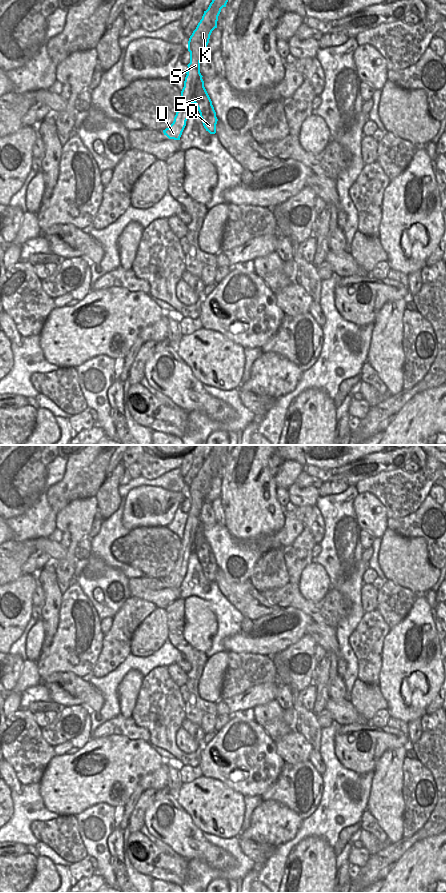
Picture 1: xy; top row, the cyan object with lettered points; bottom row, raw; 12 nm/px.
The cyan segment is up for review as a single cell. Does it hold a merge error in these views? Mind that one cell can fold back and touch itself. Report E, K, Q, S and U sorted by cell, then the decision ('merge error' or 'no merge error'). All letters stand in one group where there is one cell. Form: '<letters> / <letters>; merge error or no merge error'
E K Q S / U; merge error

